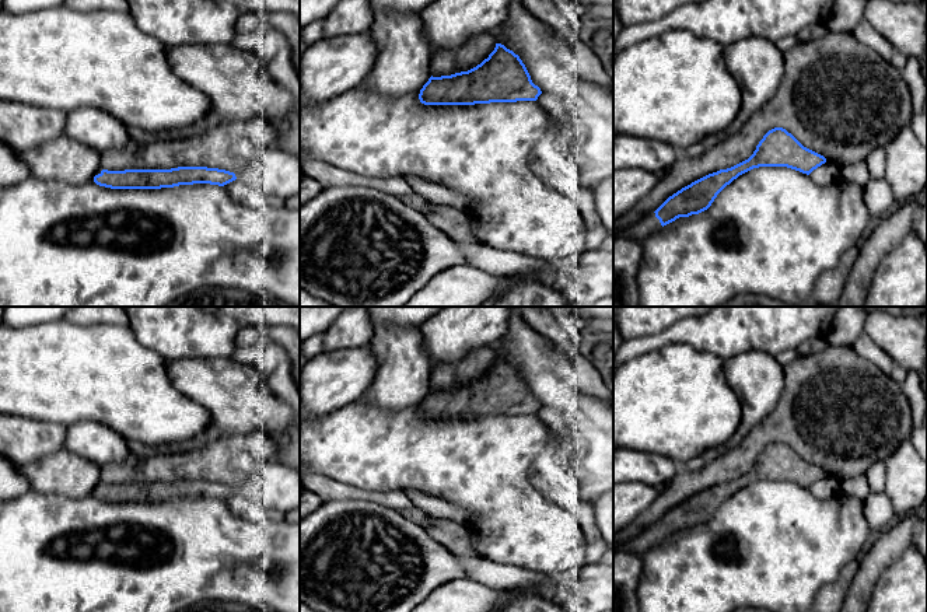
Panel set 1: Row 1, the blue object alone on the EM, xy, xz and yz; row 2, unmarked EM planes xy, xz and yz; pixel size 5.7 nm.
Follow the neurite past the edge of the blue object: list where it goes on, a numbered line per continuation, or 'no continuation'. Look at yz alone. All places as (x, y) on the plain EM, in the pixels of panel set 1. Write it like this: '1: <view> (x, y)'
1: yz (649, 538)

